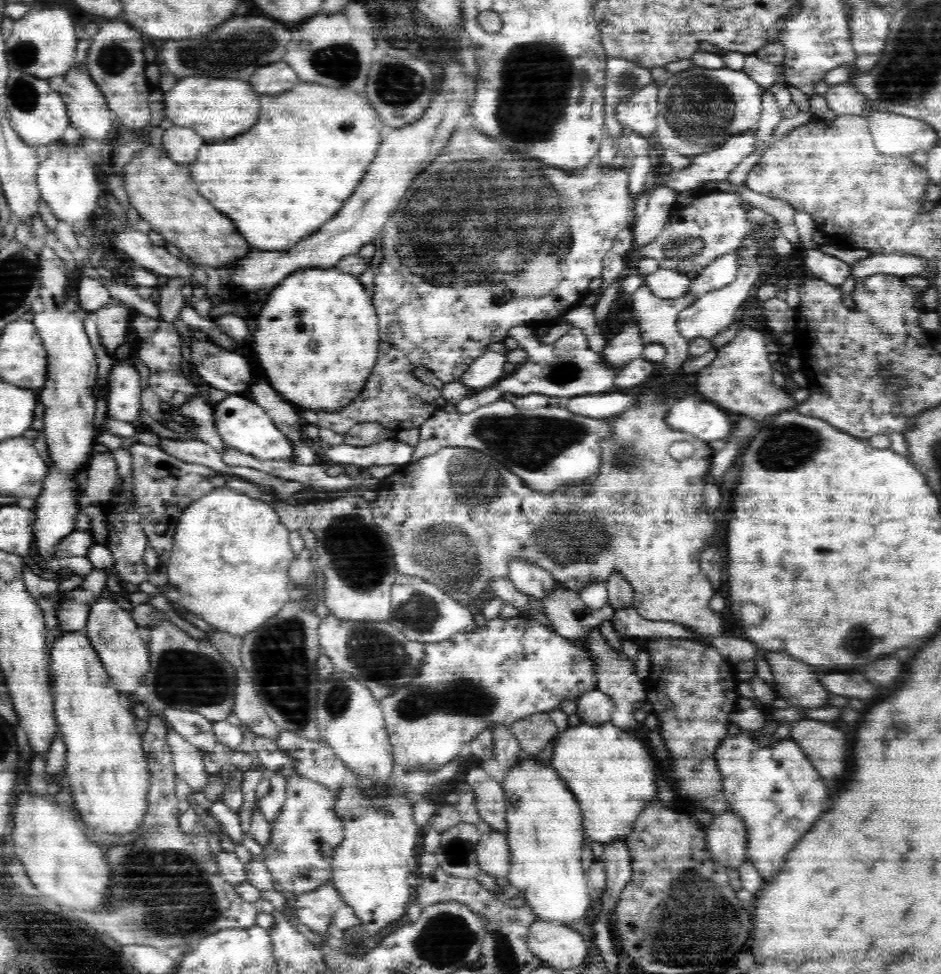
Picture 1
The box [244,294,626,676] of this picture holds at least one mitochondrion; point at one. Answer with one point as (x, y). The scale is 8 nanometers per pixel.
(531, 443)

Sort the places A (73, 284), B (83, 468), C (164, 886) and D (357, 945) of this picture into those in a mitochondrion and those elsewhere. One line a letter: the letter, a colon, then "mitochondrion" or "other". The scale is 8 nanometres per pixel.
A: other
B: other
C: mitochondrion
D: other

